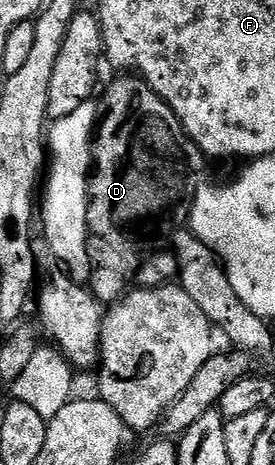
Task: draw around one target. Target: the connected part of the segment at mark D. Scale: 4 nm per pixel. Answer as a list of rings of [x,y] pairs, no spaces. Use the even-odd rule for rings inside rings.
[[[120,75],[117,77],[120,78],[109,83],[104,98],[99,98],[98,101],[98,128],[95,130],[92,142],[94,172],[91,174],[88,183],[88,258],[92,264],[90,288],[93,295],[101,303],[119,302],[124,294],[129,292],[133,282],[137,280],[140,265],[144,262],[145,255],[163,250],[173,240],[174,234],[191,218],[192,204],[196,198],[196,192],[201,187],[202,178],[200,176],[203,175],[204,164],[206,164],[204,152],[192,142],[190,135],[186,135],[178,115],[174,115],[172,108],[144,82],[143,77],[139,75]]]

